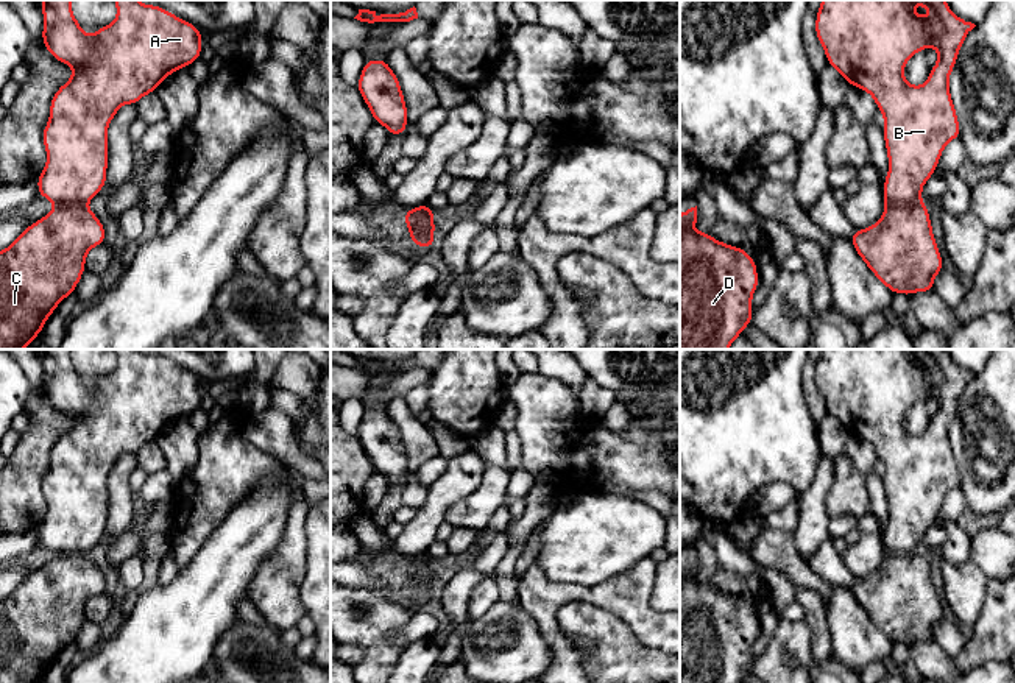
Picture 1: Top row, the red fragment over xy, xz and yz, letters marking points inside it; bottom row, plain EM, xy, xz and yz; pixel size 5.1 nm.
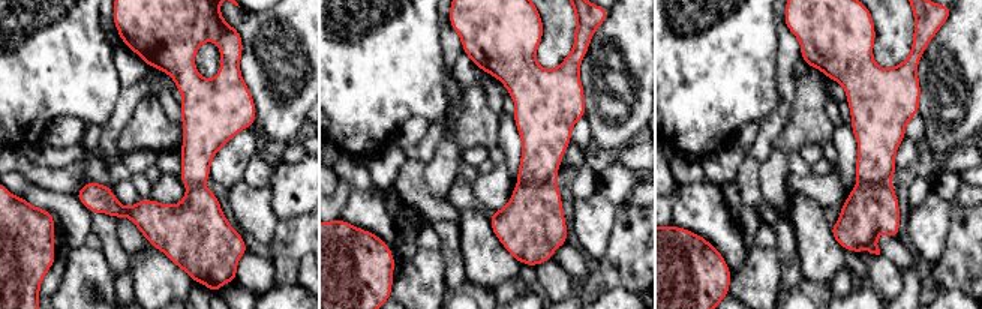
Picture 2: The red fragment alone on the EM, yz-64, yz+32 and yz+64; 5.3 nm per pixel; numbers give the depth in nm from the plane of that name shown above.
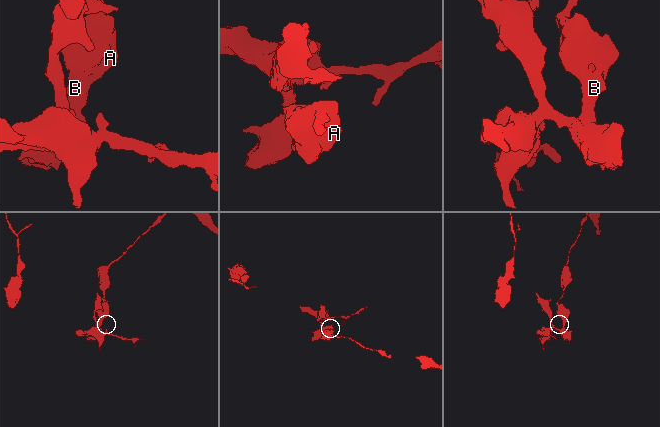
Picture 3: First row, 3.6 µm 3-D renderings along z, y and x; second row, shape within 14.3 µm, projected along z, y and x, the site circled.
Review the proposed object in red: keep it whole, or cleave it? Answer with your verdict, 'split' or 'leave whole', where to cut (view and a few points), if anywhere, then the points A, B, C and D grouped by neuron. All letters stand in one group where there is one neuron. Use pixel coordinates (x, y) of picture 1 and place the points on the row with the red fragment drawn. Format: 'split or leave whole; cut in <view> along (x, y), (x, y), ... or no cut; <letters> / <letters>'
split; cut in yz along (920, 200), (886, 203); A B / C D

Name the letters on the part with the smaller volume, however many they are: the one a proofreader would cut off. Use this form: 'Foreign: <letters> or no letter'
Foreign: C, D

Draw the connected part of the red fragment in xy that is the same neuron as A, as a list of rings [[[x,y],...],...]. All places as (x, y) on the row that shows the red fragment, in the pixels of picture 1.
[[[41,0],[44,28],[42,42],[53,59],[73,67],[72,78],[64,83],[50,101],[50,119],[42,133],[47,151],[47,164],[36,179],[41,198],[56,204],[75,204],[90,201],[106,187],[108,172],[108,126],[122,104],[137,101],[156,92],[157,86],[173,72],[193,64],[201,55],[203,33],[190,22],[157,6],[143,5],[137,0],[114,0],[117,17],[112,23],[98,28],[87,36],[72,12],[72,0]]]

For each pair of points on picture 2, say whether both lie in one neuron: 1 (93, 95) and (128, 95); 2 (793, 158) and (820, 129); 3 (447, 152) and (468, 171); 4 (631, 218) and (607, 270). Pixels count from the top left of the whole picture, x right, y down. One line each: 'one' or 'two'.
1: two
2: two
3: two
4: one

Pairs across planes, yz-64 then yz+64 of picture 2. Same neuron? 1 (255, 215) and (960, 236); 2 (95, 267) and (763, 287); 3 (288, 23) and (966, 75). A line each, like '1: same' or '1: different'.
1: different
2: same
3: same

